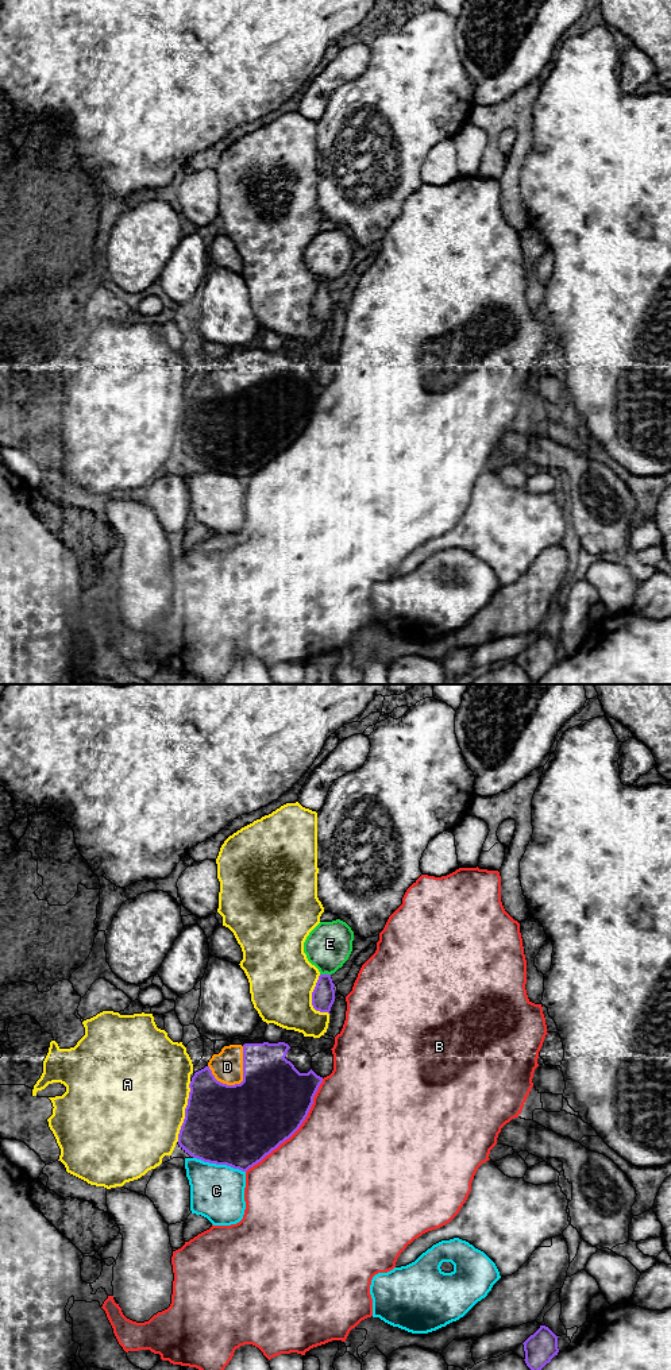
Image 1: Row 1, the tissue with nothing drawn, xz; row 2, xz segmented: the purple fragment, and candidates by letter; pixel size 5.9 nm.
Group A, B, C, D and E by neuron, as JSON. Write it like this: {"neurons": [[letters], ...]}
{"neurons": [["A"], ["B"], ["C"], ["D"], ["E"]]}

